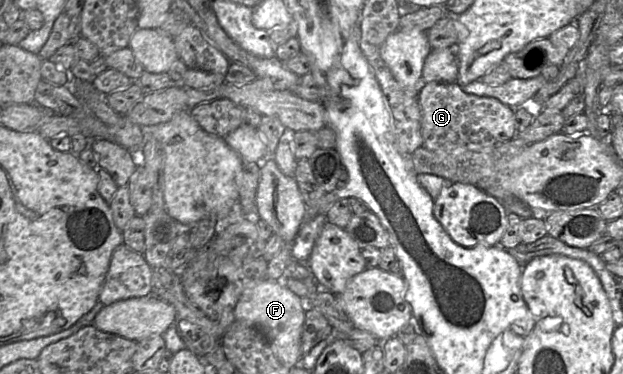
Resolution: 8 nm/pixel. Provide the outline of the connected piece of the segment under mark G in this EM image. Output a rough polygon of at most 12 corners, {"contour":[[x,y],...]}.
{"contour":[[454,83],[421,84],[423,147],[480,151],[516,136],[515,110]]}

